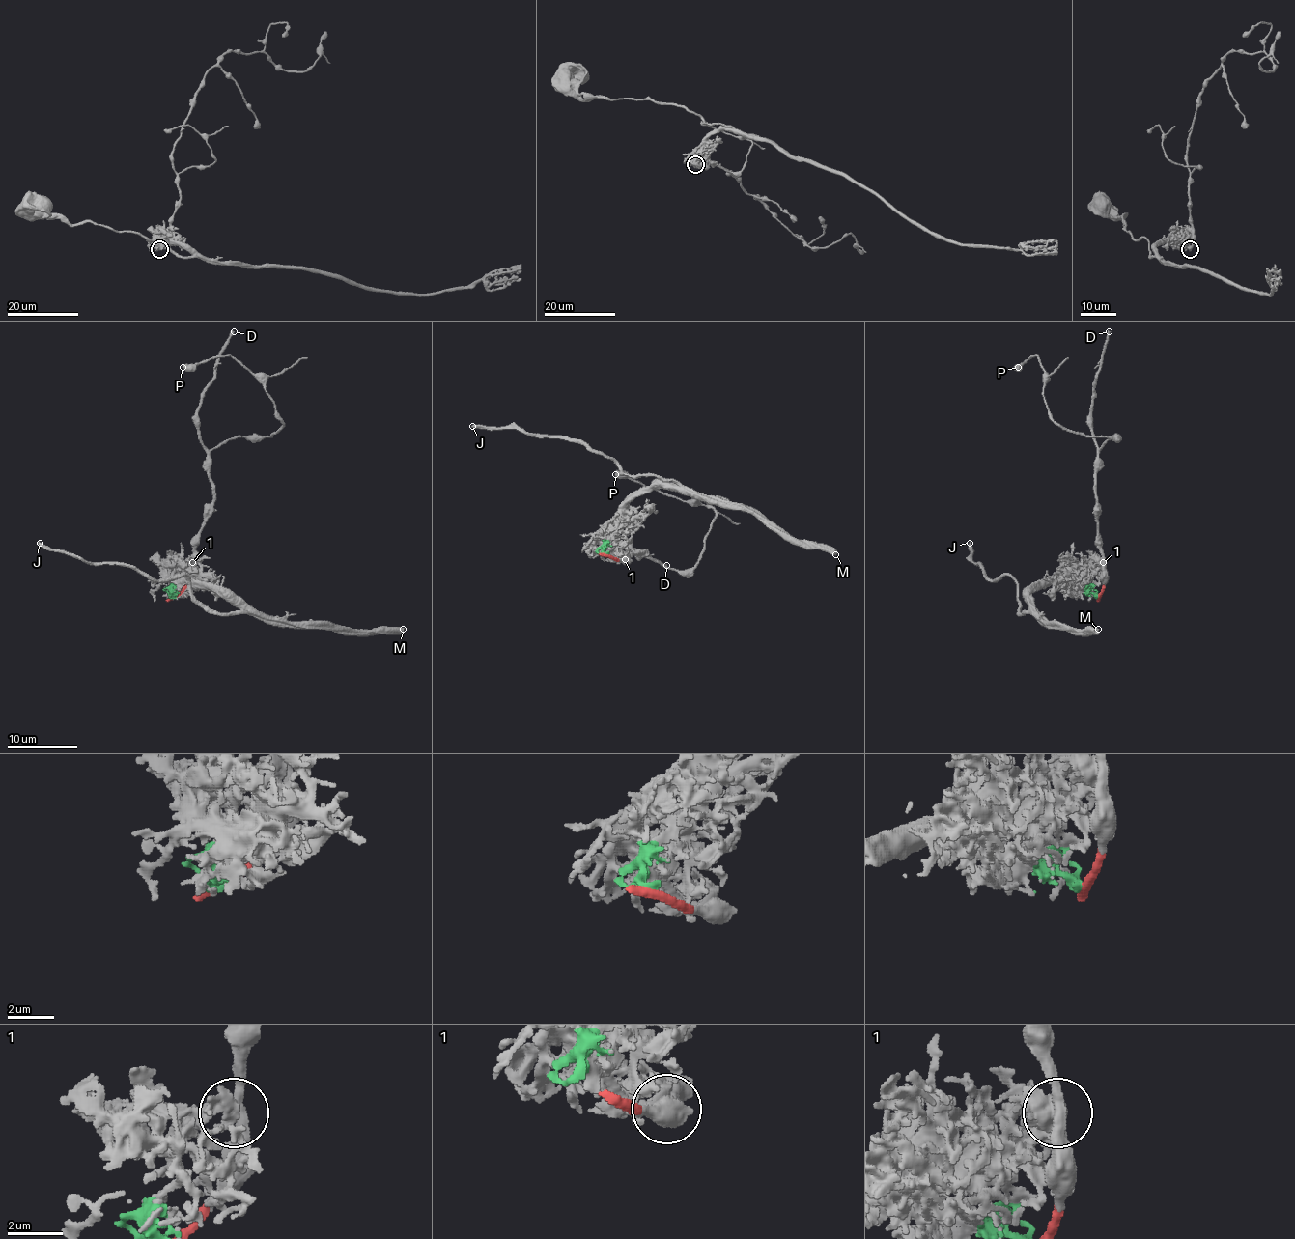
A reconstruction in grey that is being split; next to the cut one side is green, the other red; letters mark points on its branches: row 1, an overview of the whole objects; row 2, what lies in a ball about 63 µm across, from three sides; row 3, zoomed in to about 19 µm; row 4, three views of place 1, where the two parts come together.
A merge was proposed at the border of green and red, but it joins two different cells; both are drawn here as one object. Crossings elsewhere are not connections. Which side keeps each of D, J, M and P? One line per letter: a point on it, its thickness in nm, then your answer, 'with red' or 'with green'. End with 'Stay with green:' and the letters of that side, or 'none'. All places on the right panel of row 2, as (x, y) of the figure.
D: (1109, 331) | 300 nm | with red
J: (970, 543) | 320 nm | with green
M: (1098, 629) | 550 nm | with green
P: (1018, 367) | 650 nm | with red
Stay with green: J, M

